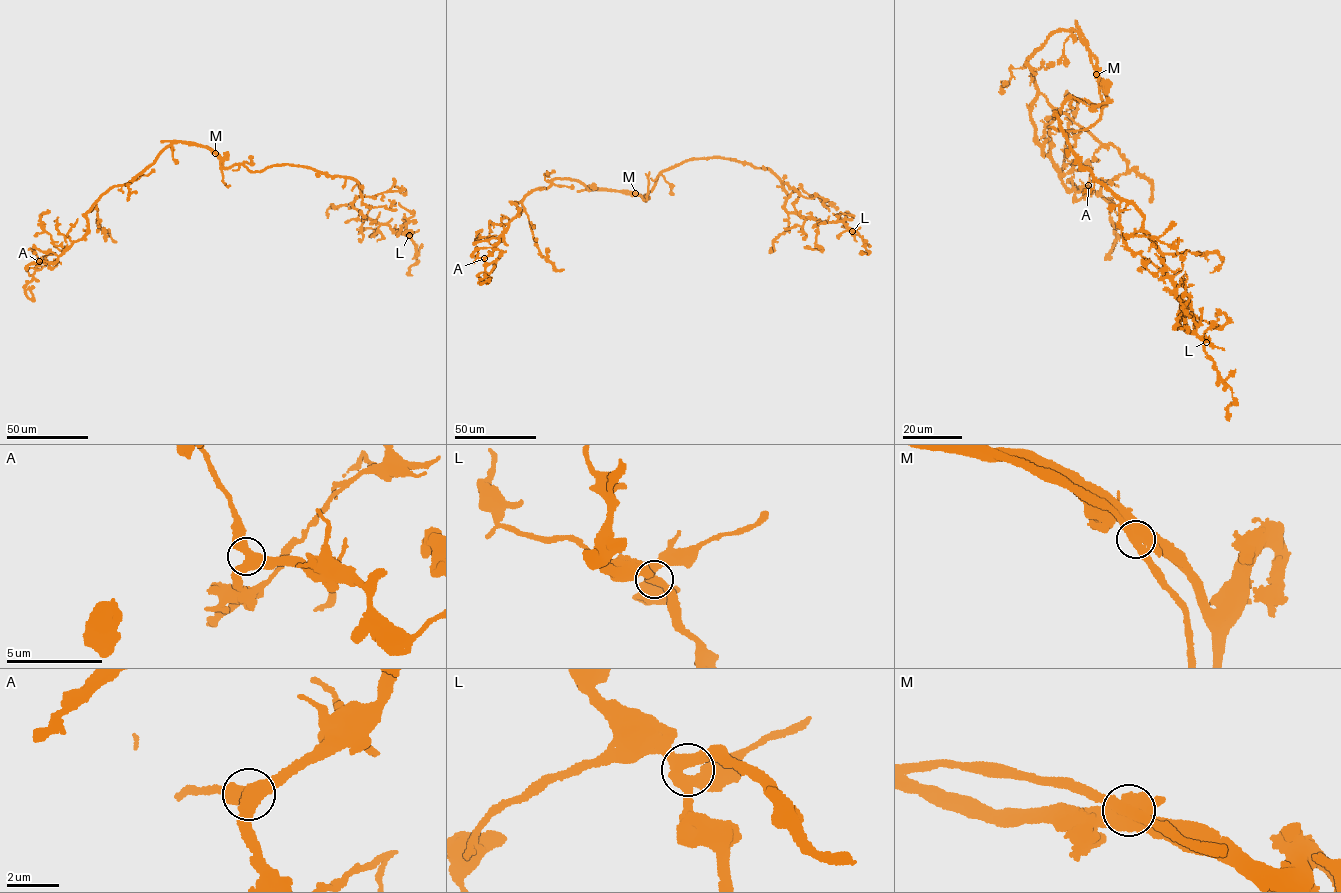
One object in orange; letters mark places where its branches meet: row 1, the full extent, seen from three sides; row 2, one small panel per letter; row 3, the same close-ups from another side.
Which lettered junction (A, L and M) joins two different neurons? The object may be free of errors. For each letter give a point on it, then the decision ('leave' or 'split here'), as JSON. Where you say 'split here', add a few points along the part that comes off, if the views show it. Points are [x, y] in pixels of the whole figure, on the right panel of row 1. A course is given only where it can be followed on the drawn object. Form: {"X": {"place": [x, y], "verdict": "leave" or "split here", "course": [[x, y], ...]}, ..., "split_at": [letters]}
{"A": {"place": [1088, 185], "verdict": "leave"}, "L": {"place": [1206, 342], "verdict": "leave"}, "M": {"place": [1096, 74], "verdict": "split here", "course": [[1096, 74], [1086, 41], [1075, 22]]}, "split_at": ["M"]}

